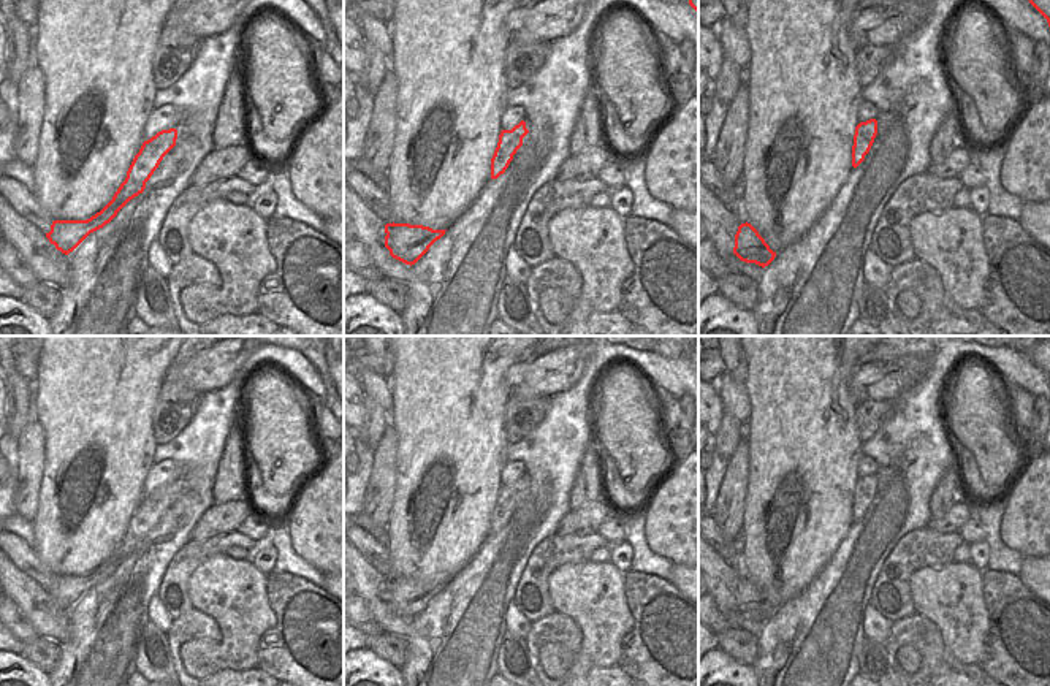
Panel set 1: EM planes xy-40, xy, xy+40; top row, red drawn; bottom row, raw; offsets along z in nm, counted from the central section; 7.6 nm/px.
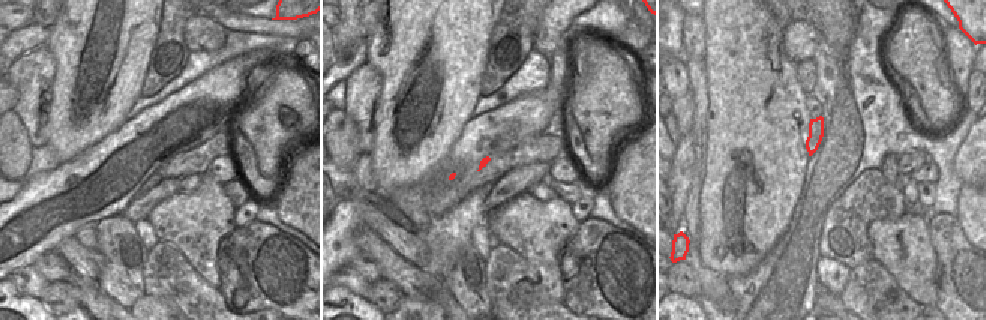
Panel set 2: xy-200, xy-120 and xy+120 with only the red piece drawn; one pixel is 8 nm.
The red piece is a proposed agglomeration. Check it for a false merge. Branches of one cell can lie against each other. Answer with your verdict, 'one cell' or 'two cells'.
two cells

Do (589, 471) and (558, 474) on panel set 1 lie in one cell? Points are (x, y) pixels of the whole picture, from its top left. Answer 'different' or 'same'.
different

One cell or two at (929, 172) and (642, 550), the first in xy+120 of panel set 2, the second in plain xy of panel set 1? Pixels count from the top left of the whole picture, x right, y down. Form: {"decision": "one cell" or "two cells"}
{"decision": "two cells"}

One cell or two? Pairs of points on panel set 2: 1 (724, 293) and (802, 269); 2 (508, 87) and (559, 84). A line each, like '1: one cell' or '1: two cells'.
1: two cells
2: two cells

